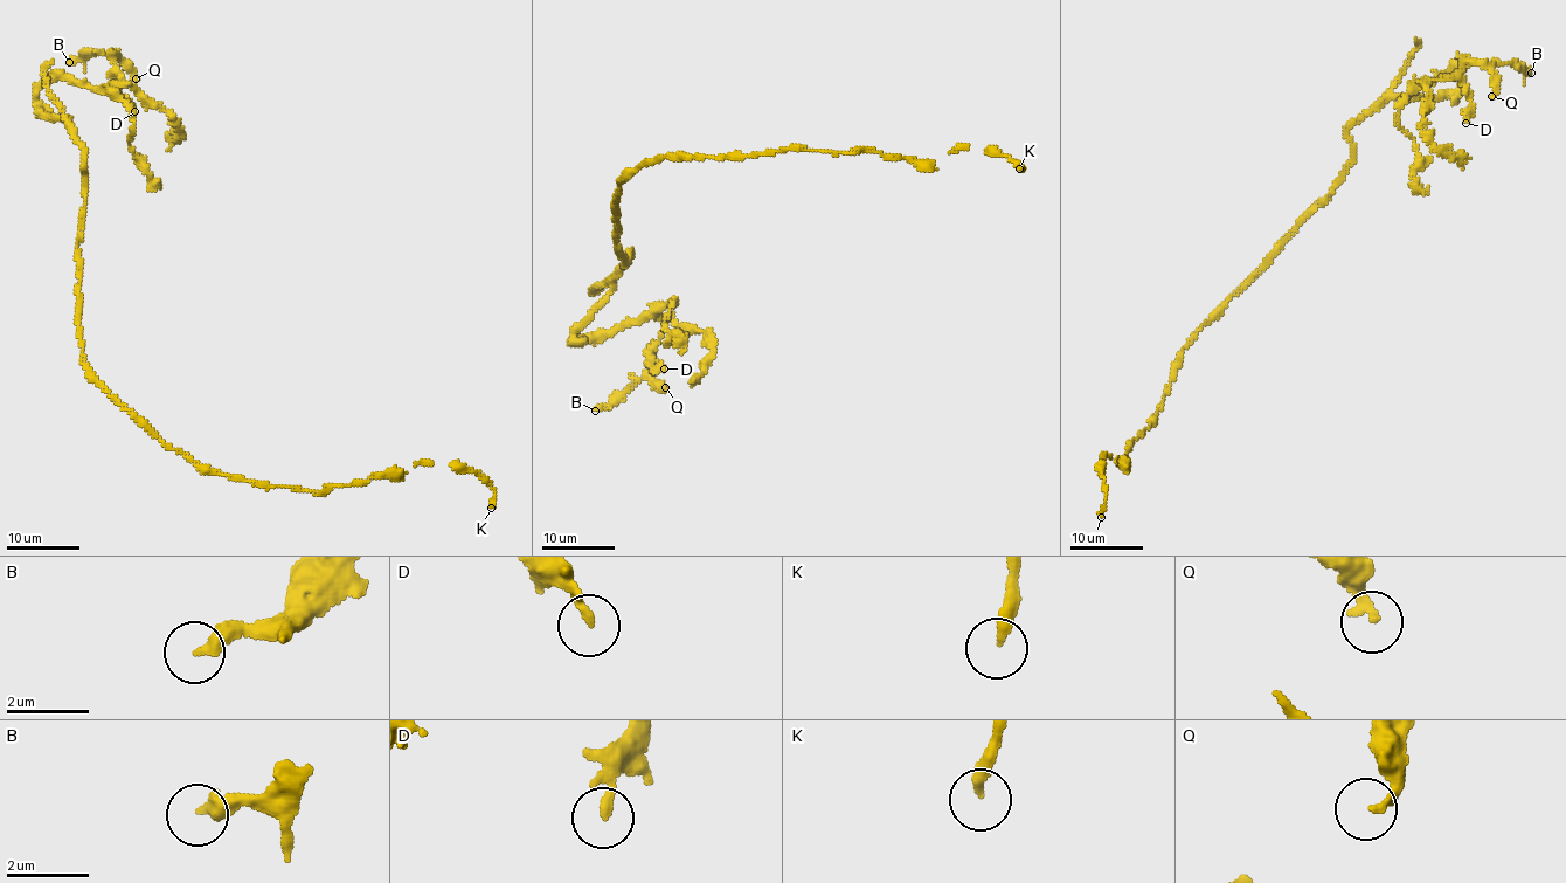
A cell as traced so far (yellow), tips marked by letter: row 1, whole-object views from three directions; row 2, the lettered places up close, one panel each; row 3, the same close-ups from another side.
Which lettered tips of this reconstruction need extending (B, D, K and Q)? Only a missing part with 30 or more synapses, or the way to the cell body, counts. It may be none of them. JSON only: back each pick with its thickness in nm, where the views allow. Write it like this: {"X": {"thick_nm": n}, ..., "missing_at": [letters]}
{"missing_at": []}

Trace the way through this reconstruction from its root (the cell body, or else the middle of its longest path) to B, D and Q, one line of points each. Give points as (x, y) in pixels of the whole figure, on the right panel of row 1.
B: (1260, 270), (1345, 170), (1348, 129), (1390, 96), (1457, 92), (1459, 69), (1425, 82), (1469, 62), (1531, 73)
D: (1260, 270), (1345, 170), (1348, 129), (1390, 96), (1457, 92), (1459, 69), (1425, 82), (1460, 81), (1466, 123)
Q: (1260, 270), (1331, 192), (1356, 121), (1390, 96), (1457, 92), (1459, 69), (1425, 82), (1469, 63), (1491, 96)

